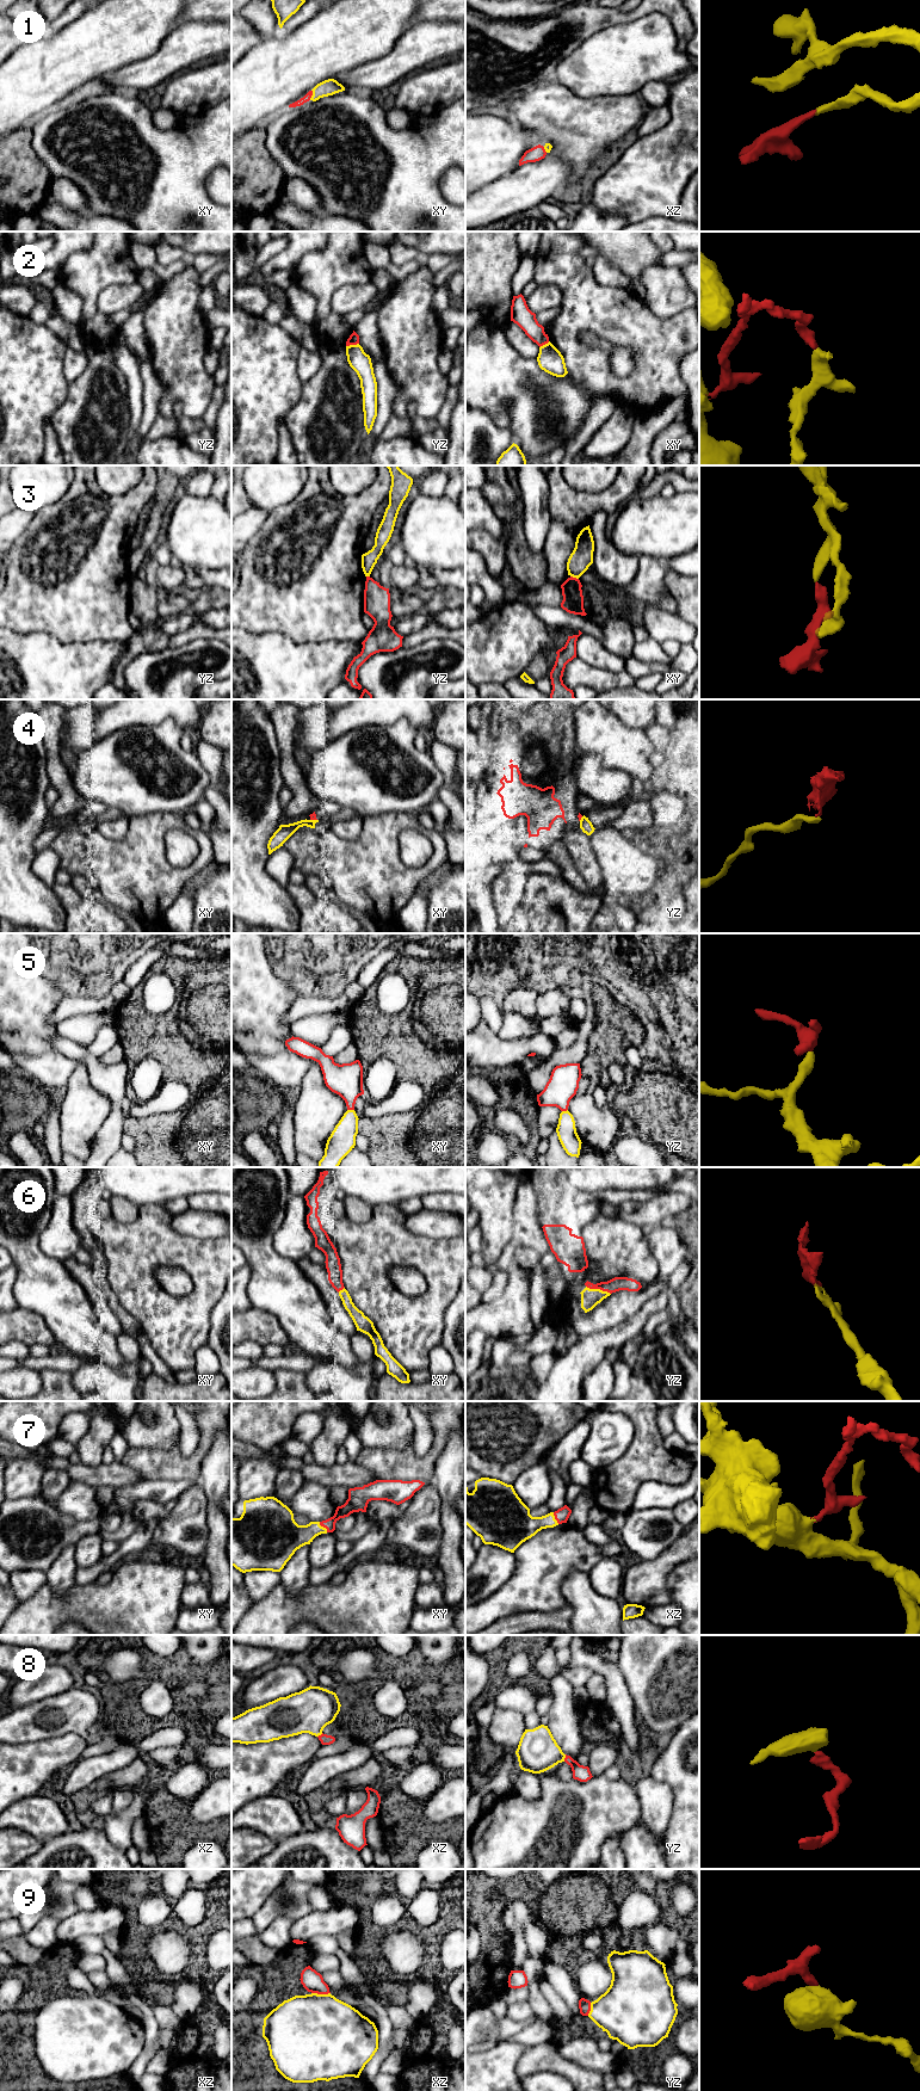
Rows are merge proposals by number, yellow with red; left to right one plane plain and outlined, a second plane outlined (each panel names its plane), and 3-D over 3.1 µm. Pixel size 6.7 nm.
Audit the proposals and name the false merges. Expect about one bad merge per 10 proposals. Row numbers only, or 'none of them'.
2, 3, 4

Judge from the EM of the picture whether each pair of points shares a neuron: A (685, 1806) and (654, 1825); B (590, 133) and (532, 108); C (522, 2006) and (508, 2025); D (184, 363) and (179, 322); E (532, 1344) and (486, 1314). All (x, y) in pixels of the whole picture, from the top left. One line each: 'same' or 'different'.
A: different
B: same
C: different
D: same
E: different

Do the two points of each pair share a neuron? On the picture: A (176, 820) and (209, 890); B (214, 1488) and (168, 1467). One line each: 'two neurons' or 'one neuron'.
A: two neurons
B: two neurons

